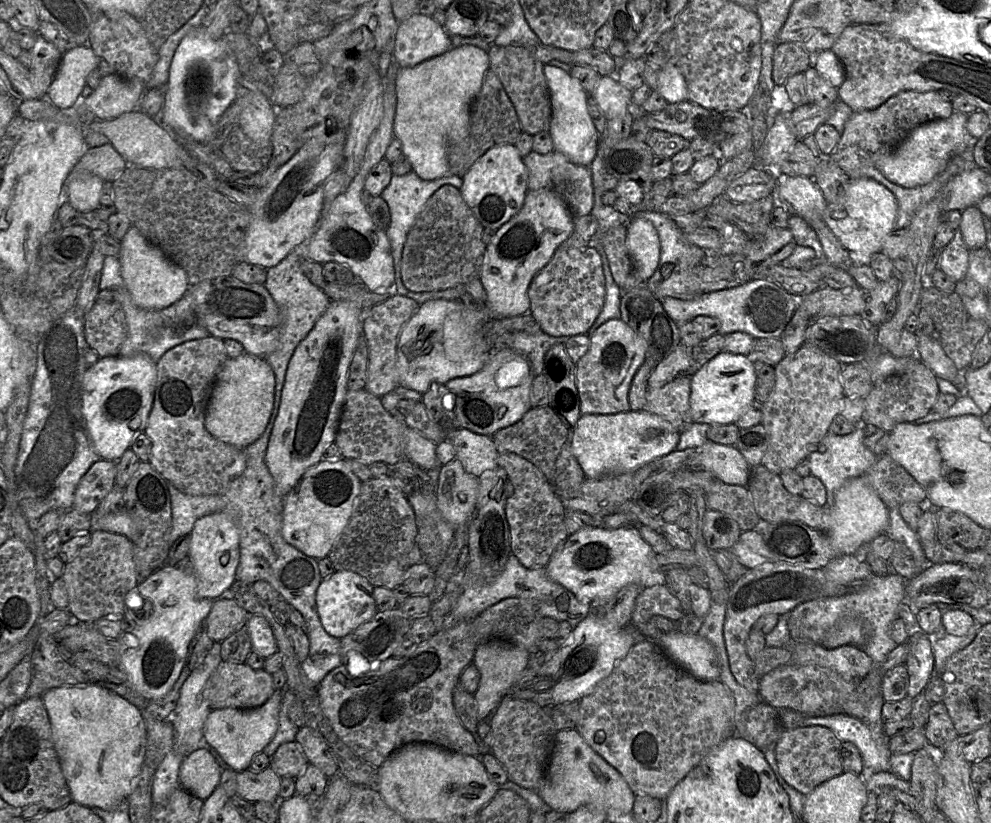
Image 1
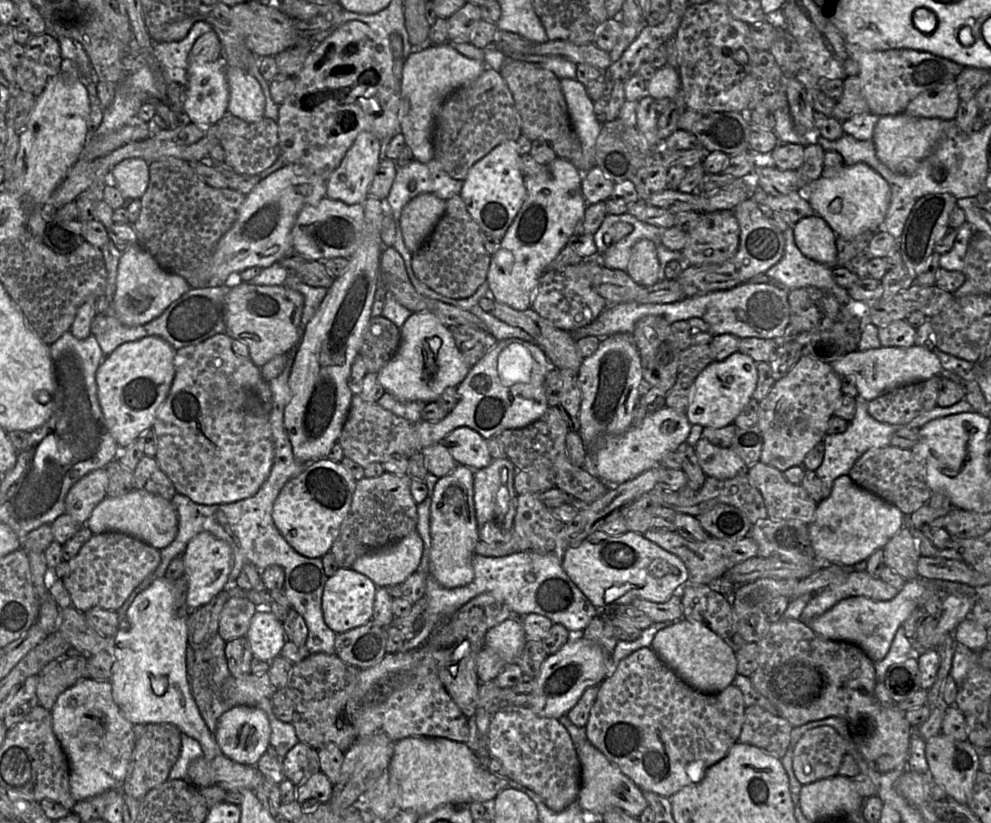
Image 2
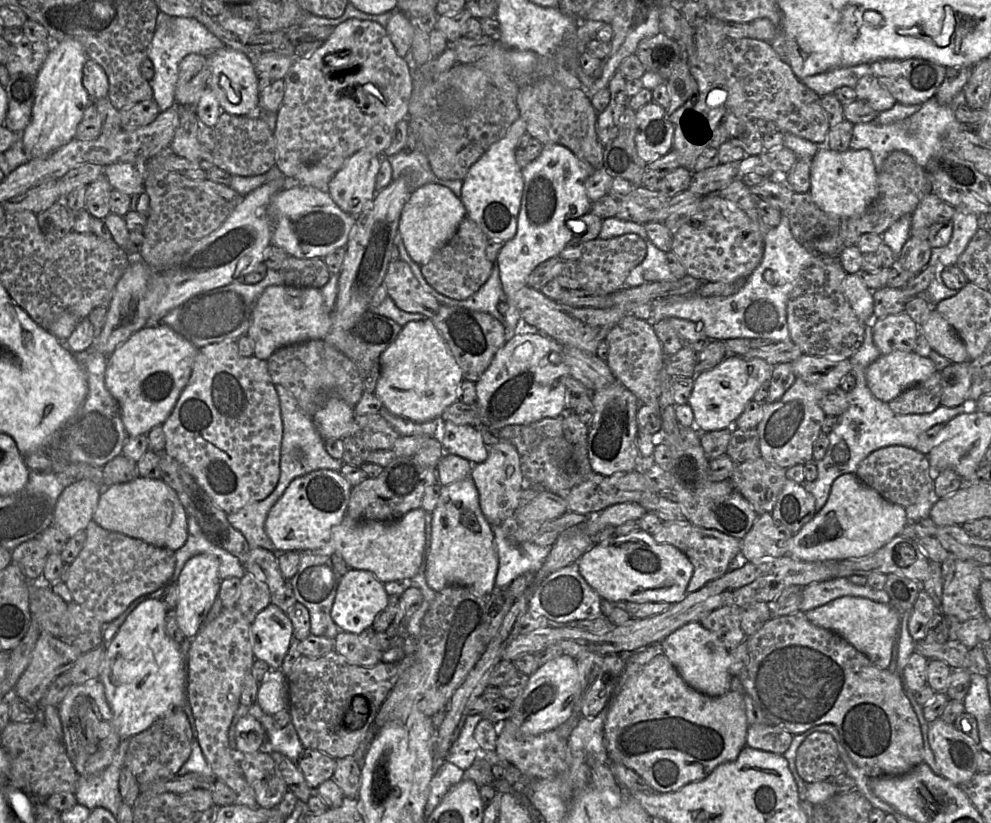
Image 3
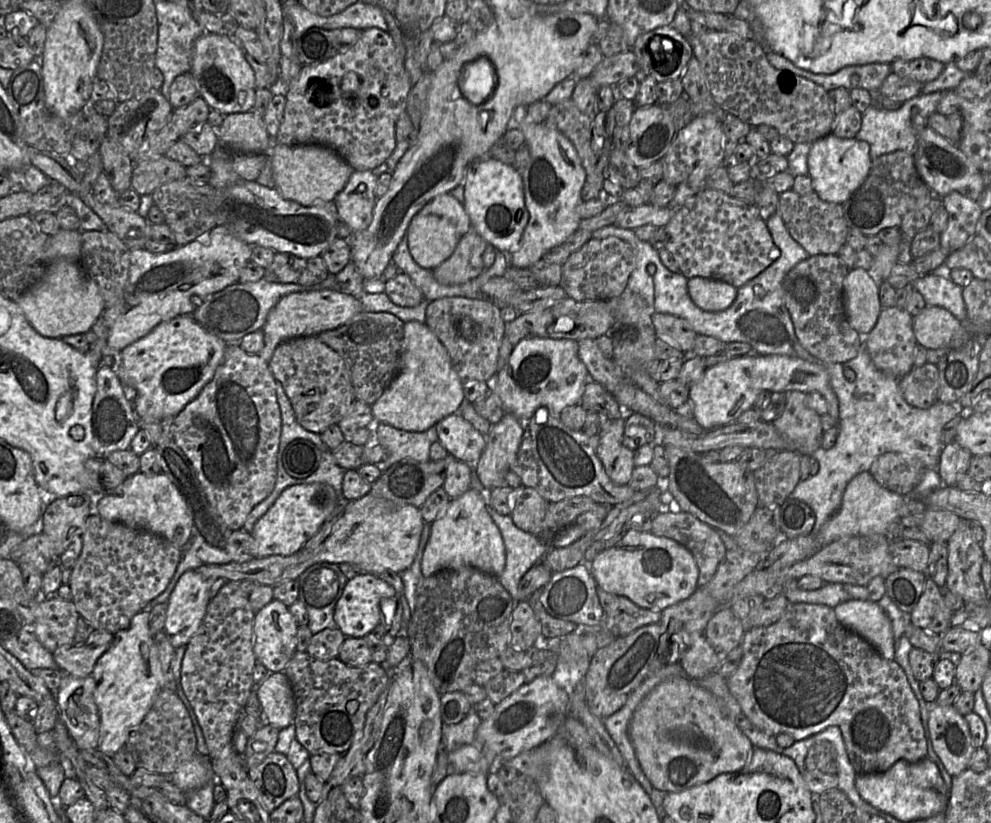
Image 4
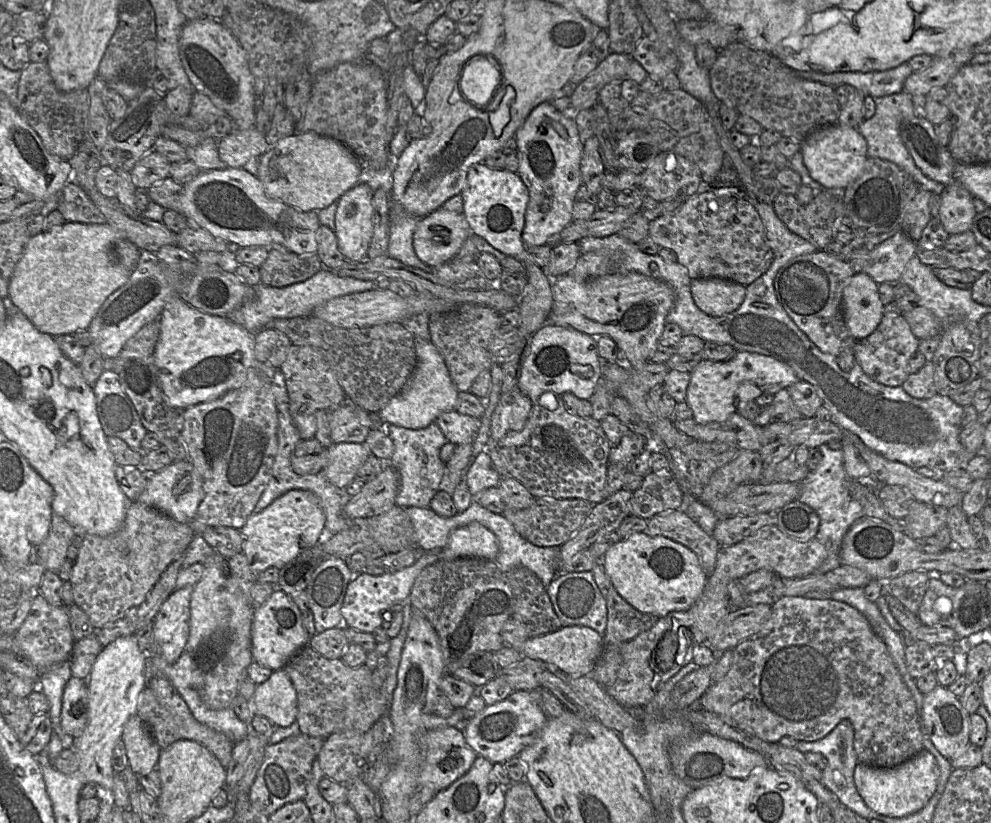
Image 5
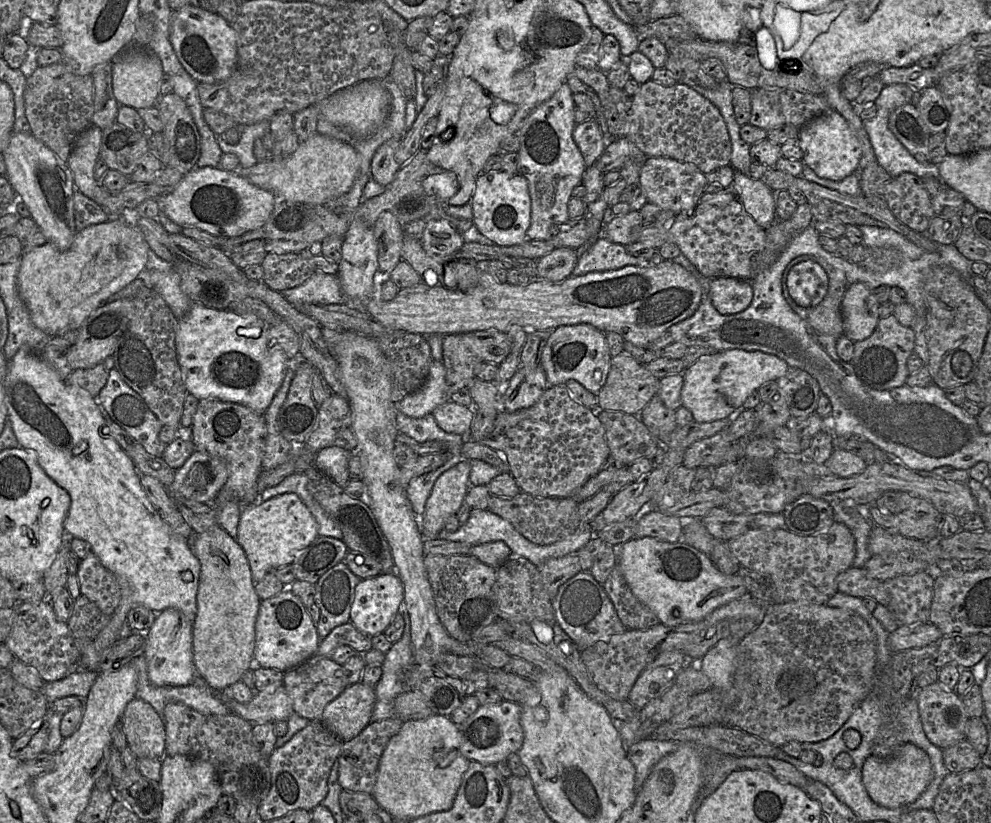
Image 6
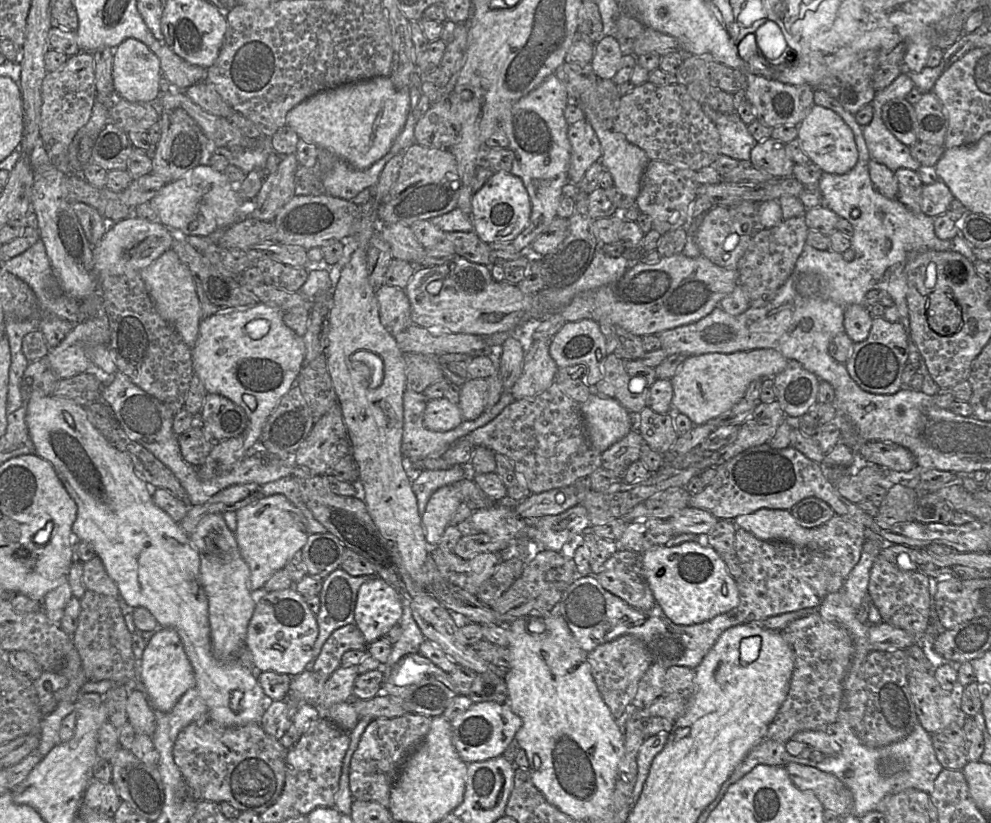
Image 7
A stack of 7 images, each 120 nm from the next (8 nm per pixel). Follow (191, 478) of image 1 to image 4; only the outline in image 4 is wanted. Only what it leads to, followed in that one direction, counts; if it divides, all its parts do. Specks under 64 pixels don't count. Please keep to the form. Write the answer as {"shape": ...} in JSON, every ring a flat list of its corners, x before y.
{"shape":[[227,343,213,378,175,417,172,438,193,465,212,511,230,530,243,527,251,510,273,490,281,435,276,379,258,354,248,354,238,343]]}

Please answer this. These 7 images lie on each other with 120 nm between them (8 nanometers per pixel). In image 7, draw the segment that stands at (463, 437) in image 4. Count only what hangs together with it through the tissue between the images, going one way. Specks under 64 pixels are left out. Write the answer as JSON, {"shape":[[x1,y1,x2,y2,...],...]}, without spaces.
{"shape":[[447,398,428,400,424,411,424,425,427,429,445,432,459,426,464,421,458,405]]}

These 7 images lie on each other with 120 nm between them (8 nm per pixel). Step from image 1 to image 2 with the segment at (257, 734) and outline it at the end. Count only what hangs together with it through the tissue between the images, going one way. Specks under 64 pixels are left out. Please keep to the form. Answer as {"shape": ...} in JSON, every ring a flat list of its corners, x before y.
{"shape":[[235,706,223,712,217,721,215,739,222,753,233,761,253,766,270,745,271,725,264,710,256,706]]}

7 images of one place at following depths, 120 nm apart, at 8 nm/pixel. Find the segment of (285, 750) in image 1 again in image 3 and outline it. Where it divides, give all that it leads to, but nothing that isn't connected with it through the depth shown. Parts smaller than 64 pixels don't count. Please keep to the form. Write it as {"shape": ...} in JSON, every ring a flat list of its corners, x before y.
{"shape":[[304,748,296,764,309,786,316,788,333,776,336,759,319,750]]}

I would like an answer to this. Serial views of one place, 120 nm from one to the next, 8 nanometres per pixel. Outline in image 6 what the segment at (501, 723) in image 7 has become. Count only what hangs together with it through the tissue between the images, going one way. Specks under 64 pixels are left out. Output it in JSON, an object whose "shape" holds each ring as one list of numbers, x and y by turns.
{"shape":[[503,699,495,704,480,705,479,708,461,725,461,752,470,761,483,765,495,765,514,752,518,752,524,740,521,725,522,705]]}

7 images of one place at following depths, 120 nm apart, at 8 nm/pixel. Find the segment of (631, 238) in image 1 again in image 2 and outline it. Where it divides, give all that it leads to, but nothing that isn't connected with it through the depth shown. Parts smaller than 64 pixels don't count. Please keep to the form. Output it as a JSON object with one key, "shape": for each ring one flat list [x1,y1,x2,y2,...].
{"shape":[[641,239,632,248,626,272,638,284,649,286,658,282,659,266,654,243]]}

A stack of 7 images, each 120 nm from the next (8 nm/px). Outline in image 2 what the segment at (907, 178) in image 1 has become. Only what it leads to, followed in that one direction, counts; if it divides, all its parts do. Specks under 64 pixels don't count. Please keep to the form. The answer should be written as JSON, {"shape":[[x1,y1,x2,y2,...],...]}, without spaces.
{"shape":[[905,113,879,118,872,141,878,159,891,171,912,174,940,141,945,131,945,120,939,118,914,117]]}

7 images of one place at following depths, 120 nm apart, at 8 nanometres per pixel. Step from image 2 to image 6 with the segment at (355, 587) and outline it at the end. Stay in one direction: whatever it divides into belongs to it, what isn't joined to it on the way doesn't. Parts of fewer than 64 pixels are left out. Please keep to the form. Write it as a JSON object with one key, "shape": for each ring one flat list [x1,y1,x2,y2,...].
{"shape":[[395,572,362,579,355,588,350,622,370,637,383,633,403,599,404,587]]}

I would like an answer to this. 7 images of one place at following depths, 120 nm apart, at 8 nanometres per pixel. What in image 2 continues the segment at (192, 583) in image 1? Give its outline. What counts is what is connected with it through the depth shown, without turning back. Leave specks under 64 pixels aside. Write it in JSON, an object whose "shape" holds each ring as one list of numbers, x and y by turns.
{"shape":[[165,577,155,579,145,590,139,593,129,606,125,621,111,639,113,656,112,684,113,699,124,717,133,725,151,723,171,723,181,732,197,740,203,755,213,760,222,753,215,735,206,725,192,694,186,668,186,650,188,638,188,616,180,616,174,610,173,585]]}

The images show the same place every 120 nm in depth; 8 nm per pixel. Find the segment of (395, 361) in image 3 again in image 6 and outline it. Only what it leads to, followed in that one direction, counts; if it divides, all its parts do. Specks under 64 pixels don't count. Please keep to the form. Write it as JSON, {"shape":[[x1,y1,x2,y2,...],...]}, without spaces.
{"shape":[[433,360,424,384,401,400,396,408,399,412,420,418,431,414,439,405,449,400,446,385,446,370,443,362]]}

